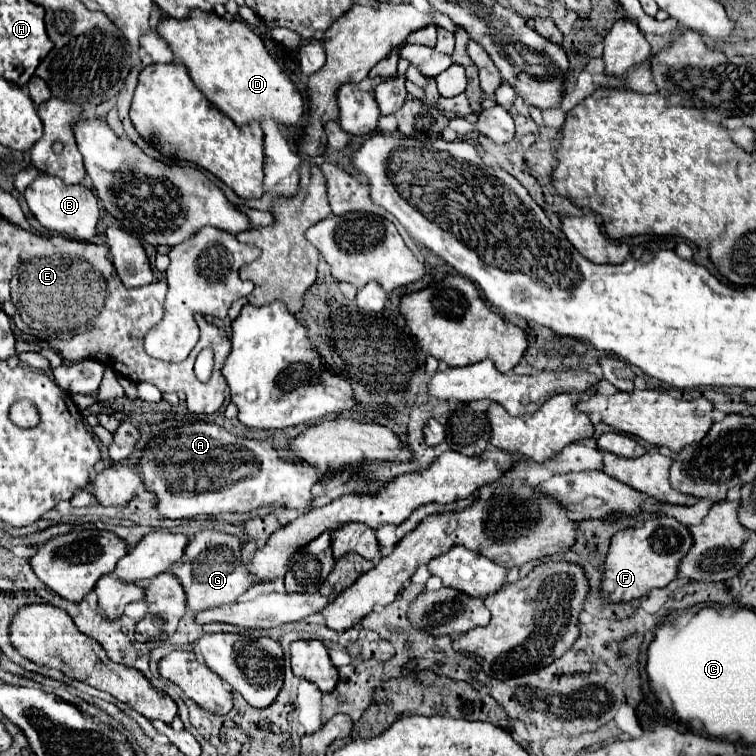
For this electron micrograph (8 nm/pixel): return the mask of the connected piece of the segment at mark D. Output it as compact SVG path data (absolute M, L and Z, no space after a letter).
M194 11L186 21L170 17L160 21L156 31L170 45L174 59L186 65L194 85L238 127L264 119L286 127L300 125L304 117L300 91L246 23L226 23L214 13Z

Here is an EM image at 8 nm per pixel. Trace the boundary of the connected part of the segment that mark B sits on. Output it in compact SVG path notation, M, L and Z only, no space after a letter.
M38 175L32 185L24 191L26 203L32 211L32 215L40 221L40 225L50 233L60 233L64 237L76 239L76 241L92 241L96 233L98 223L98 199L94 193L84 185L66 185L60 177L52 175Z

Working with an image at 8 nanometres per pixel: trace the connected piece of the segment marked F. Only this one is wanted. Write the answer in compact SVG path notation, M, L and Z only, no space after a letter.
M672 517L646 521L640 529L624 529L612 537L612 545L604 563L602 591L610 601L630 601L648 595L652 589L662 589L678 577L678 563L692 547L692 537L686 525Z

